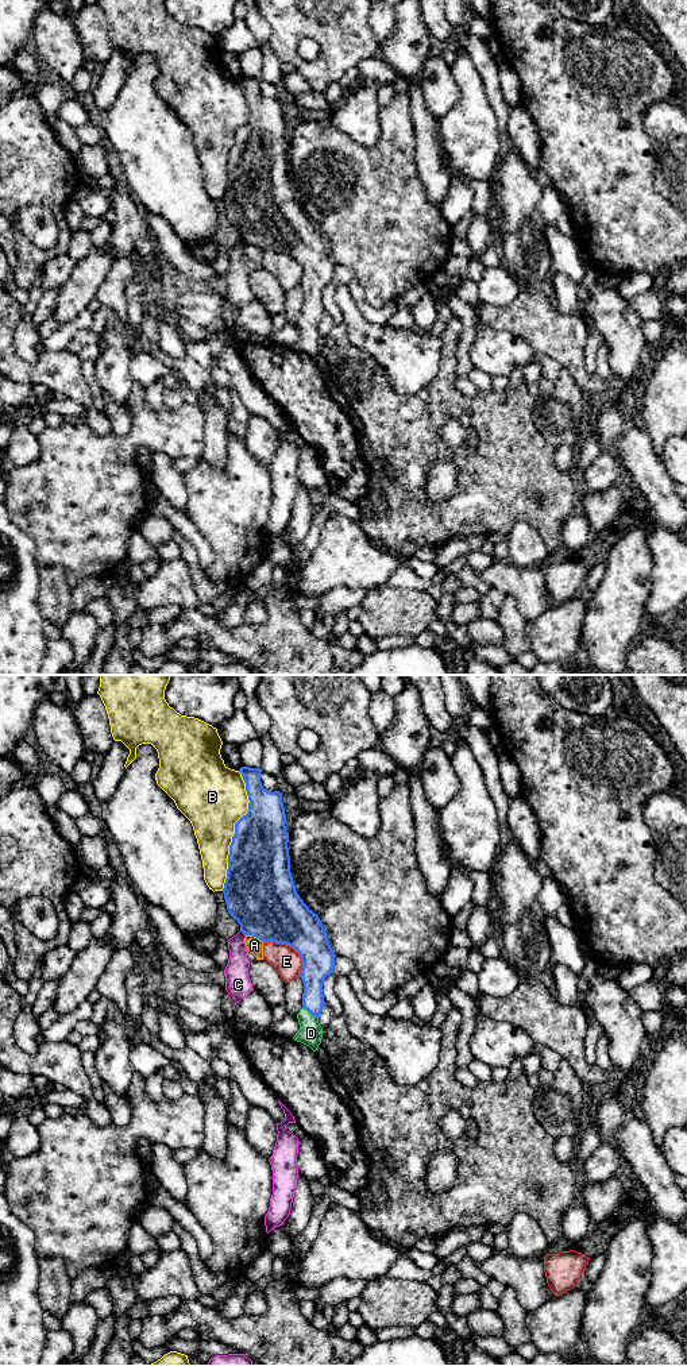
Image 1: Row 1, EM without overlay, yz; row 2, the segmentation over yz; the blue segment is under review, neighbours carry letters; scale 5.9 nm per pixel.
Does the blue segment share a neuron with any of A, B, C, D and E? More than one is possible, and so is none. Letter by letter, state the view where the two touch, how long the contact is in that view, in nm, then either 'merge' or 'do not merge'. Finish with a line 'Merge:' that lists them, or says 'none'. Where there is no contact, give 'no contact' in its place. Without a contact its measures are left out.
A: meets blue in yz; contact 120 nm long; do not merge
B: meets blue in yz; contact 700 nm long; do not merge
C: meets blue in yz; contact 50 nm long; do not merge
D: meets blue in yz; contact 120 nm long; merge
E: meets blue in yz; contact 300 nm long; do not merge
Merge: D

